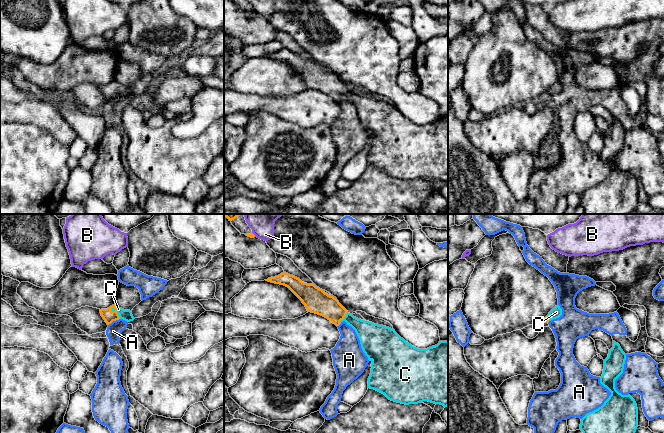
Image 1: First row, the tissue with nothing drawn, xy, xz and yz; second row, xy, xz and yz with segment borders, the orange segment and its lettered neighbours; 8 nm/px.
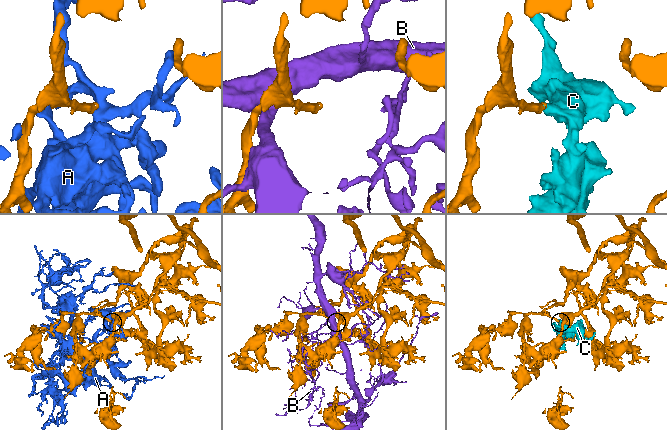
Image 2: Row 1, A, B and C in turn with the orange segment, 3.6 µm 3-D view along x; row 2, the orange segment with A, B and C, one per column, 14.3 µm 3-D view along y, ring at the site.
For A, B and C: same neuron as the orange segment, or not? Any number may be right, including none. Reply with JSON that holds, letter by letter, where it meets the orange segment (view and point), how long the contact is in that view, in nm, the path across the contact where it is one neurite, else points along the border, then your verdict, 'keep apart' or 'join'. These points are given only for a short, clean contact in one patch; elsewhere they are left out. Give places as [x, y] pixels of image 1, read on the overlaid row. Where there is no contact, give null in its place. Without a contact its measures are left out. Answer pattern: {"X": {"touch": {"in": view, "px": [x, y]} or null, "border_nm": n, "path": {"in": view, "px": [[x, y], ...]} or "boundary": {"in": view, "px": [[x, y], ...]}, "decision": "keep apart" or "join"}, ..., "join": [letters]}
{"A": {"touch": {"in": "xy", "px": [113, 320]}, "border_nm": 110, "decision": "keep apart"}, "B": {"touch": {"in": "xz", "px": [253, 234]}, "border_nm": 50, "decision": "keep apart"}, "C": {"touch": {"in": "xy", "px": [117, 313]}, "border_nm": 120, "path": {"in": "xy", "px": [[109, 316], [117, 313], [126, 315]]}, "decision": "join"}, "join": ["C"]}

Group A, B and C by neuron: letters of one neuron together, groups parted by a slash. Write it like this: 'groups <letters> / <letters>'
groups A / B / C

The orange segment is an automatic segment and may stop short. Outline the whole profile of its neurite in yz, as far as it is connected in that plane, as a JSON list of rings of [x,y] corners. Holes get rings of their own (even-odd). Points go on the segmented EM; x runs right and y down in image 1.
[[[559,305],[555,306],[549,314],[545,317],[544,322],[548,323],[549,321],[559,318],[562,315],[562,309]]]

